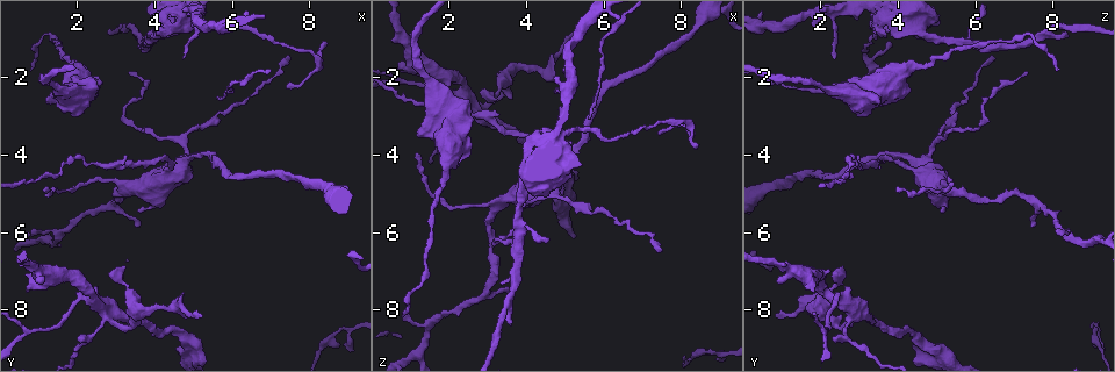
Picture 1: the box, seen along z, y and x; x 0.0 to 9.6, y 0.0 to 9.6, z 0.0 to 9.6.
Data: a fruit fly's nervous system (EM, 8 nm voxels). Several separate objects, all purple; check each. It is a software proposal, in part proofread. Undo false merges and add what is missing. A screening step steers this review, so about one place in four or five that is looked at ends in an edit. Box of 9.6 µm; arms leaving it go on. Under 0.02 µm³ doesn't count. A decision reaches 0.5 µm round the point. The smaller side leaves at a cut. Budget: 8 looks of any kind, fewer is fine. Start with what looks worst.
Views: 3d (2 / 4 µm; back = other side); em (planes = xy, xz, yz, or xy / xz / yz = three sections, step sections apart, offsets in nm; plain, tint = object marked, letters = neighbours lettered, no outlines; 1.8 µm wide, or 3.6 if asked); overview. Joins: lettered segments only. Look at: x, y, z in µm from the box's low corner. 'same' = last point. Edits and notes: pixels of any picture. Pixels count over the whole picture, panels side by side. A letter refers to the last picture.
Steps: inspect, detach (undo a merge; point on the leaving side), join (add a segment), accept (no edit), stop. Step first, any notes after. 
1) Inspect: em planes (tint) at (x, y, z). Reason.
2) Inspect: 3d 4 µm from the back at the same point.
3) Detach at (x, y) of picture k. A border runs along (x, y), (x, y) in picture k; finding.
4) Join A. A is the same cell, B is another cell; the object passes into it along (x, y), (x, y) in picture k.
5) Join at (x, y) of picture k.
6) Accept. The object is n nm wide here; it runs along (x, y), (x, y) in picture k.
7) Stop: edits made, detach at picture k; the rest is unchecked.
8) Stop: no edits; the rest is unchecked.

Inspect: em planes (letters) at (2.65, 7.90, 2.75). Four or more arms meet.

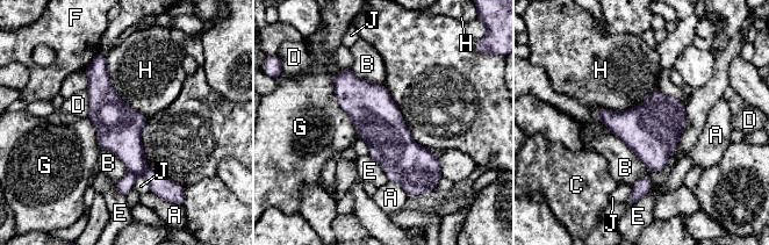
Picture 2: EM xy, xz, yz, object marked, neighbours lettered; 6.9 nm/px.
Detach at (163, 187) of picture 2. A, B, C, D, E, F, G, H and J are other cells; a second neuron is stuck on.

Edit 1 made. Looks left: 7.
Inspect: 3d 2 µm at (8.25, 1.55, 3.20). Abrupt turn.

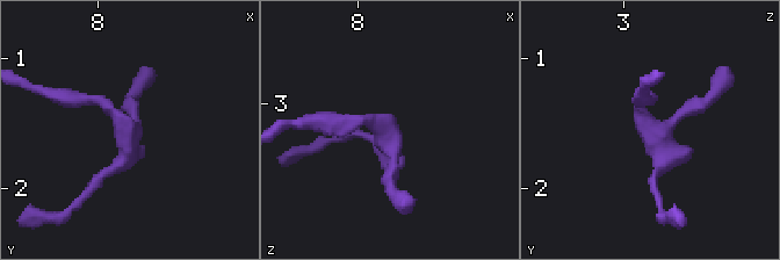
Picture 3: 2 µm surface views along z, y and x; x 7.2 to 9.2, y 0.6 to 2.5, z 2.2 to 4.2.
Inspect: em planes (plain) at (8.22, 1.56, 3.22).

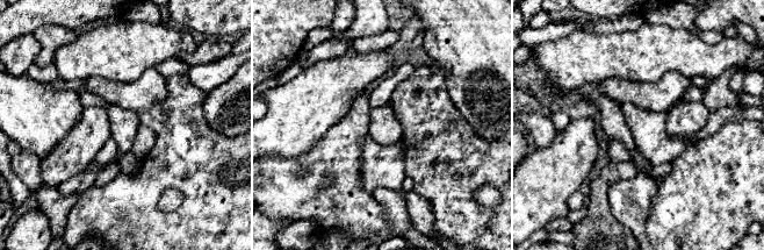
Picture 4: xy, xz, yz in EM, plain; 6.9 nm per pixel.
Inspect: em planes (letters) at the same point. What lies round it.

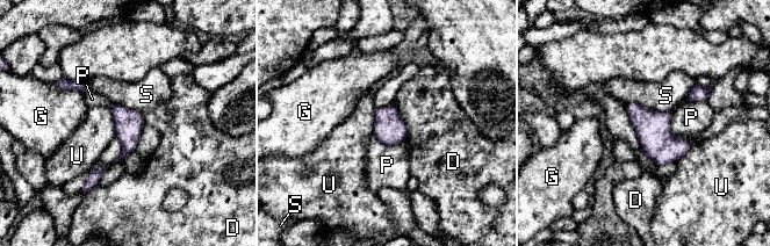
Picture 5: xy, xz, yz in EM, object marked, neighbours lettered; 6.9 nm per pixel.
Accept. D, G, P, S and U are other cells; continuous, no second neuron.

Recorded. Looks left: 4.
Inspect: 3d 2 µm at (3.55, 0.95, 8.35). Branch stops here.

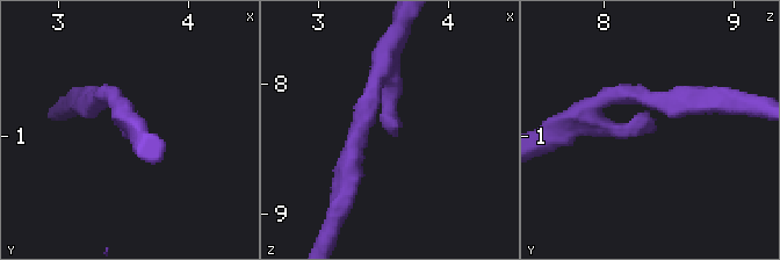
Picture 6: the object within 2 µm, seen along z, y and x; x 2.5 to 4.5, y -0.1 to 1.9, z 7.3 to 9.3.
Inspect: em planes (tint) at (3.64, 0.94, 8.36). Need the tissue.

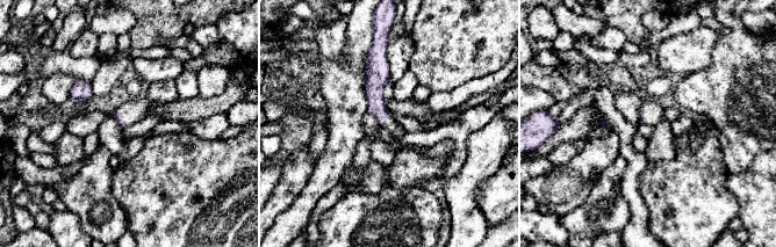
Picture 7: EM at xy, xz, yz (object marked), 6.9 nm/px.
Inspect: em planes (letters) at the same point.

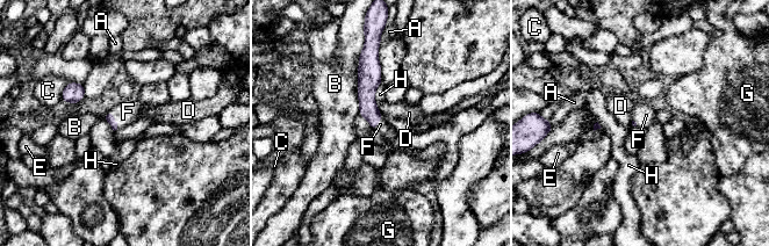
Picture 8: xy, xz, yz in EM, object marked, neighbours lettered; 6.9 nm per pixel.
Join F. F is the same cell, A, B, C, D, E, G and H are other cells; the neuron continues.

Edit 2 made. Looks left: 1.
Stop: edits made, detach at picture 2, join at picture 8; the rest is unchecked.

